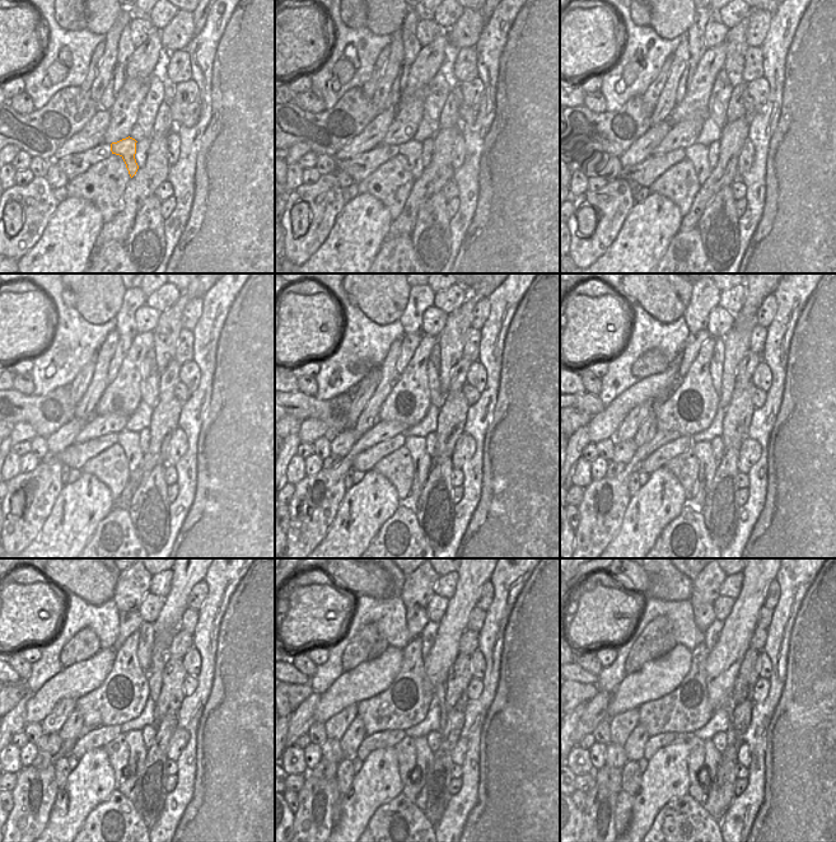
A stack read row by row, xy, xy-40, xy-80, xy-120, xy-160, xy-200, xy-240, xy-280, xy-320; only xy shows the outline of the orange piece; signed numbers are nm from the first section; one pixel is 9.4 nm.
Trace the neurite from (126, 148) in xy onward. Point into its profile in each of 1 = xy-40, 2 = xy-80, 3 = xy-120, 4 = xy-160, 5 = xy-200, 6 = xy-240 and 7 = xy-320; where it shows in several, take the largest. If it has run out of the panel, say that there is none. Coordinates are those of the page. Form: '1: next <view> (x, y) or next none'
1: next xy-40 (411, 150)
2: next xy-80 (697, 154)
3: next xy-120 (130, 441)
4: next xy-160 (421, 459)
5: next xy-200 (708, 464)
6: next xy-240 (129, 787)
7: next xy-320 (715, 807)

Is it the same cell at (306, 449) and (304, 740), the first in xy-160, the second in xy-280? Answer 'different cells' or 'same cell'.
same cell

